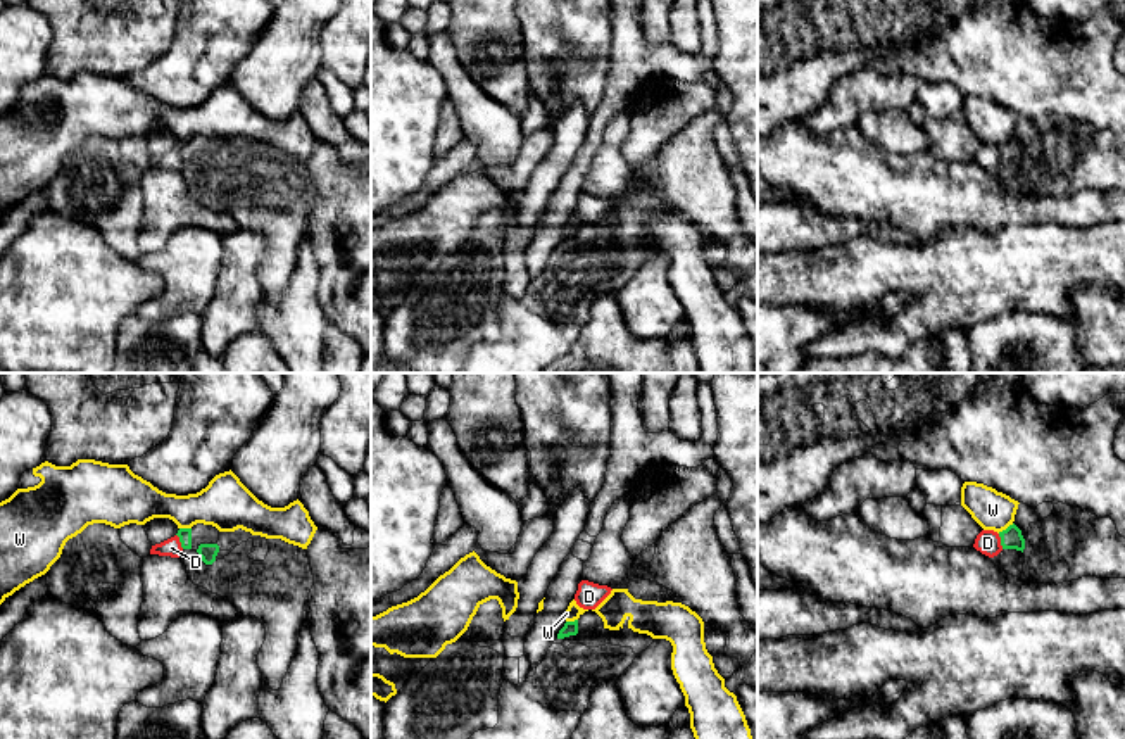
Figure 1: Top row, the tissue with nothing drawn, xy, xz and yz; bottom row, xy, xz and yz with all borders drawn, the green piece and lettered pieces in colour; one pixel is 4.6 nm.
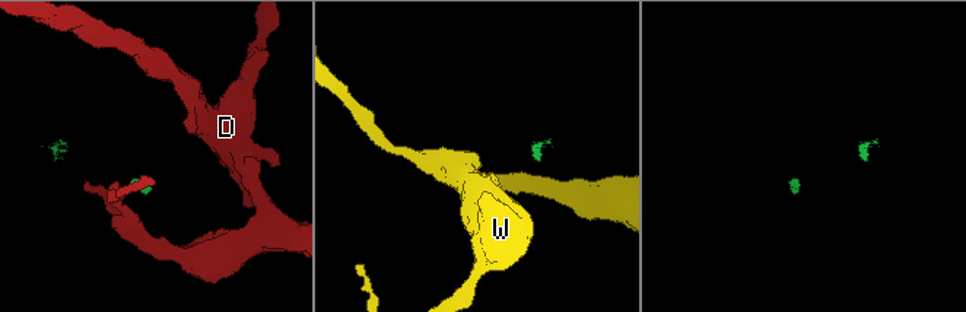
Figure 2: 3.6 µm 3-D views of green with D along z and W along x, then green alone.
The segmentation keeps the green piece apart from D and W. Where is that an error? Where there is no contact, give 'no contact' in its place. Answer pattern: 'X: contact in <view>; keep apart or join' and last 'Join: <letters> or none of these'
D: contact in yz; keep apart
W: contact in yz; keep apart
Join: none of these

